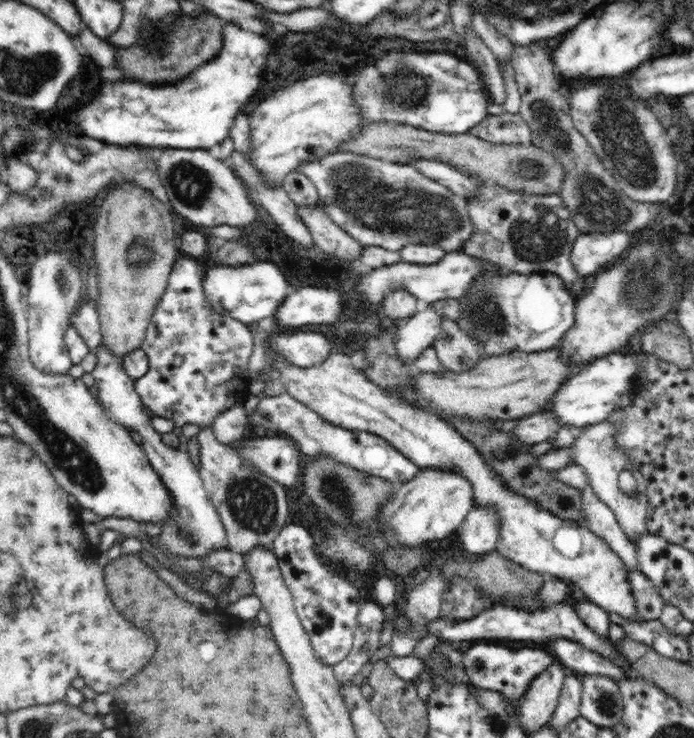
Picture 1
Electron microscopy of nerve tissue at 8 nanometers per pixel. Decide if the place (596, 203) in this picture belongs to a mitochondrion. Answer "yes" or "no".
yes

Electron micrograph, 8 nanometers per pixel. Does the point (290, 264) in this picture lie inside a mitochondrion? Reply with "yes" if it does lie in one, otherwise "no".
no

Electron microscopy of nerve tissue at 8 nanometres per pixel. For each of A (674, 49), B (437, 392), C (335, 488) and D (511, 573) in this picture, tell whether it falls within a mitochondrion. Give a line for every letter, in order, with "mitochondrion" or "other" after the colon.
A: other
B: other
C: mitochondrion
D: other

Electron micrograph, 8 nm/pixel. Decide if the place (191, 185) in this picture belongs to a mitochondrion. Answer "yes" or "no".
yes

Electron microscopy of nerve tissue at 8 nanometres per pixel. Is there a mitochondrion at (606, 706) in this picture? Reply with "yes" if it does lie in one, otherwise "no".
yes

